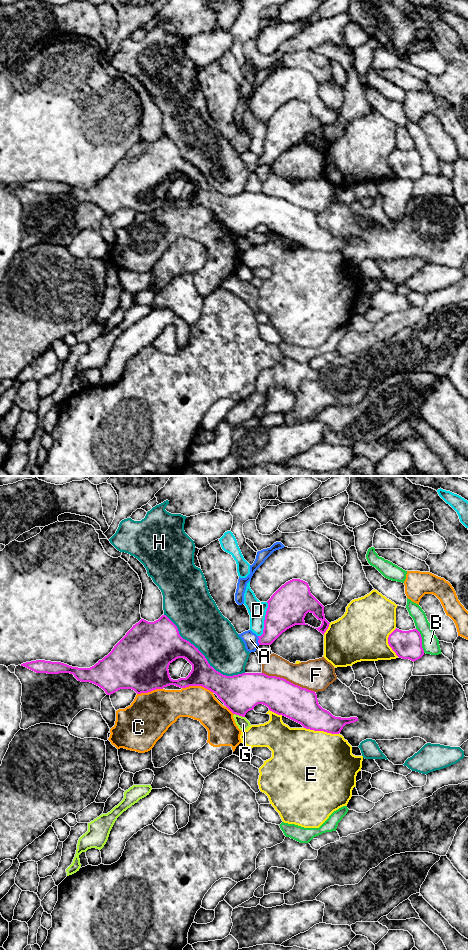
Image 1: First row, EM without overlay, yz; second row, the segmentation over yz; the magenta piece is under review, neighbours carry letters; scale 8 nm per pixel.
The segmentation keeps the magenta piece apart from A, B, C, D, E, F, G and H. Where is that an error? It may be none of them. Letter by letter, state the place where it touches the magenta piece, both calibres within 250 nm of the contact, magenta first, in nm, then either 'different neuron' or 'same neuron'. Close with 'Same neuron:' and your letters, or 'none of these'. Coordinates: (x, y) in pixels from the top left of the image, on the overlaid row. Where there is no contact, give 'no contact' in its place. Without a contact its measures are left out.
A: yz (258, 640) | 220/120 nm | different neuron
B: yz (421, 640) | 220/140 nm | different neuron
C: yz (198, 685) | 200/260 nm | different neuron
D: yz (264, 620) | 320/140 nm | different neuron
E: yz (321, 730) | 260/480 nm | different neuron
F: yz (288, 681) | 280/260 nm | different neuron
G: yz (239, 715) | 300/100 nm | different neuron
H: yz (203, 655) | 190/360 nm | different neuron
Same neuron: none of these

